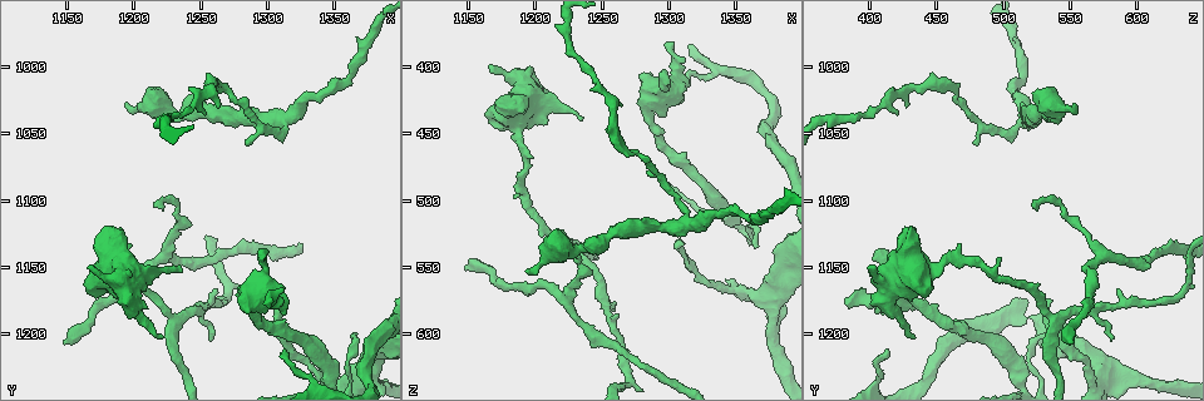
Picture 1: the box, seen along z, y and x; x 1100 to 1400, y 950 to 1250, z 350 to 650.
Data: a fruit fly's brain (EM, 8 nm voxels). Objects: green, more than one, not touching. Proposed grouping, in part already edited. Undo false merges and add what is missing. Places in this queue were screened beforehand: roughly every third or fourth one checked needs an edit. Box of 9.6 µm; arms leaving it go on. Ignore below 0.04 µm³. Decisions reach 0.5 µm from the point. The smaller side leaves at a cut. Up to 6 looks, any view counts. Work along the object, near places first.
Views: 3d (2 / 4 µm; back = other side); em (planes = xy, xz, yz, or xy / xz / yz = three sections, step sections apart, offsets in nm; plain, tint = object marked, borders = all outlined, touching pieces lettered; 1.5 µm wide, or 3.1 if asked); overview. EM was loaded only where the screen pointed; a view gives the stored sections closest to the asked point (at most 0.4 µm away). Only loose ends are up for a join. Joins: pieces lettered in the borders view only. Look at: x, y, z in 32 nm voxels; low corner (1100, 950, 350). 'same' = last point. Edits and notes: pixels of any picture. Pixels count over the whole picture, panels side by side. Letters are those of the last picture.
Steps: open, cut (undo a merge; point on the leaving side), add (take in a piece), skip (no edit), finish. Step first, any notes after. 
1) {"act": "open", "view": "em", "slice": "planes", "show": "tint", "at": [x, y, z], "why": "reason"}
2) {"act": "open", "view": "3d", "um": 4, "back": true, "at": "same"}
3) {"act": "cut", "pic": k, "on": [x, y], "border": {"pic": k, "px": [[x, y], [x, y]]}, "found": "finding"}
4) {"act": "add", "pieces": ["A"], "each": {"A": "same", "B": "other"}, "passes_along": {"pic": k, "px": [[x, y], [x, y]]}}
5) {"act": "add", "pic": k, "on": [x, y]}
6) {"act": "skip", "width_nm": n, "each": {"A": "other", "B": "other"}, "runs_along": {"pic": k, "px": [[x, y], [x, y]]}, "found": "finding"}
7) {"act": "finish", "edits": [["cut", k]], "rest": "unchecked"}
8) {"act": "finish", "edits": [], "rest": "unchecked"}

{"act": "open", "view": "em", "slice": "planes", "show": "borders", "at": [1308, 1172, 538], "why": "branch stops here"}

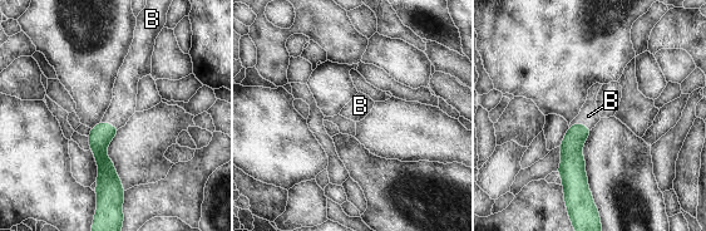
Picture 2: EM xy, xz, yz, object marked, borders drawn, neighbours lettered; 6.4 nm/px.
{"act": "add", "pieces": ["B"], "each": {"B": "same"}, "passes_along": {"pic": 2, "px": [[572, 161], [579, 123], [588, 116]]}, "found": "it goes on there"}

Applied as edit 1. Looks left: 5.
{"act": "open", "view": "overview", "why": "see it whole again"}

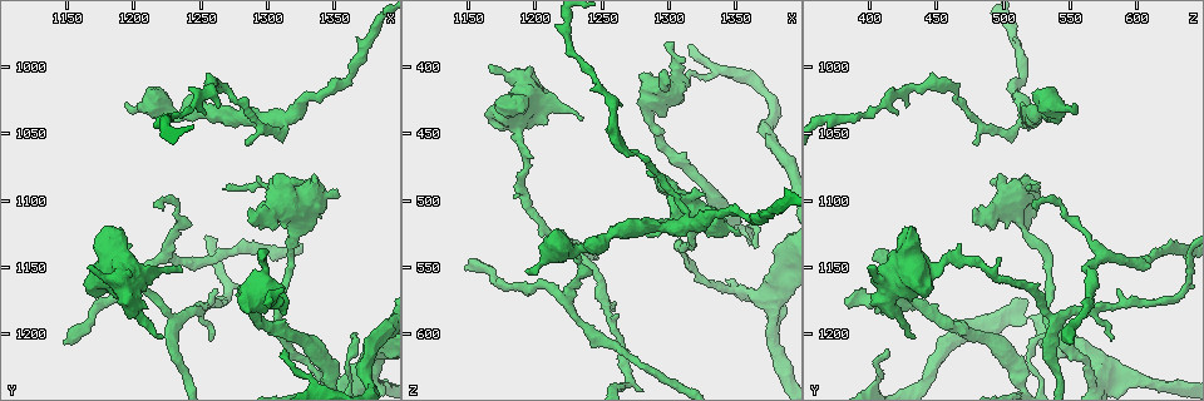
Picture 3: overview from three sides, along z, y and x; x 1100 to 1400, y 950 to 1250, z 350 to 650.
{"act": "open", "view": "em", "slice": "xz", "step": 4, "show": "borders", "at": [1256, 1204, 582], "why": "thin end"}

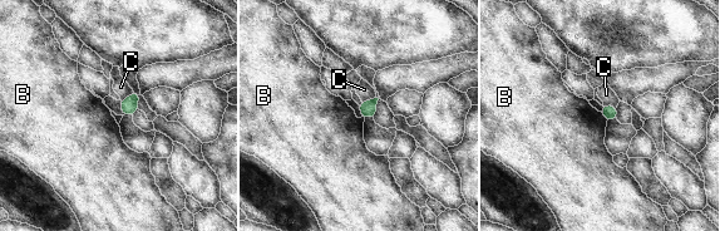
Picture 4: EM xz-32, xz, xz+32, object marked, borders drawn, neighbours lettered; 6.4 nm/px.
{"act": "open", "view": "em", "slice": "planes", "show": "borders", "at": "same"}

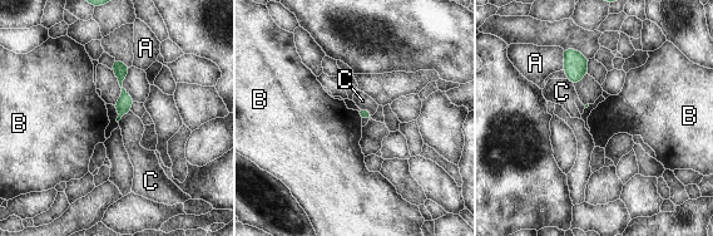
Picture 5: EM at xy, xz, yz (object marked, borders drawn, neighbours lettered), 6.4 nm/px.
{"act": "skip", "each": {"A": "other", "B": "other", "C": "other"}, "found": "none of them fits"}

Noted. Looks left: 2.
{"act": "finish", "edits": [["add", 2]], "rest": "unchecked"}

